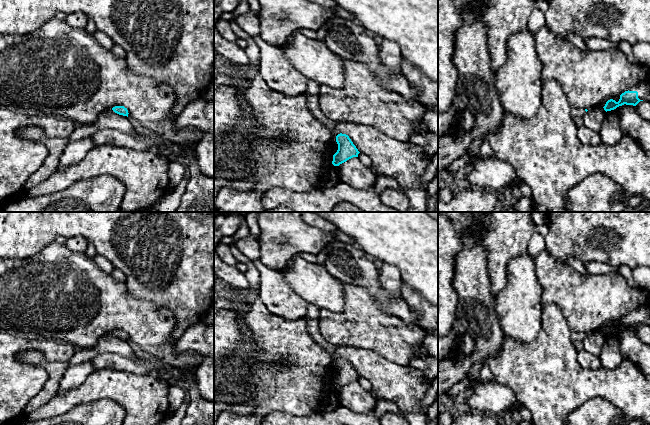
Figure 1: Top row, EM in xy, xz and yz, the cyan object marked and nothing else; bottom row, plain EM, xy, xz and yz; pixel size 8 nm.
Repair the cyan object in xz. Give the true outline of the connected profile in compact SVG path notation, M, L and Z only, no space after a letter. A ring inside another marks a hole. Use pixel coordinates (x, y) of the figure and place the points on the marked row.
M308 79L307 83L307 94L309 99L309 108L313 115L325 124L331 131L337 134L336 142L338 144L338 150L333 155L332 164L334 166L339 166L340 164L346 162L347 160L358 157L360 153L356 146L353 144L348 135L339 133L336 130L336 123L333 120L328 119L319 109L319 104L317 97L319 95L320 84L314 80Z

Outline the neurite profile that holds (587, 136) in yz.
M584 125L578 127L577 135L579 140L586 145L599 145L602 143L600 133L588 129Z

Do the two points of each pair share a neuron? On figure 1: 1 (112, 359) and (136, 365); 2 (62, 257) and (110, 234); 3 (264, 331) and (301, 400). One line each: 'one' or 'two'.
1: one
2: two
3: one

